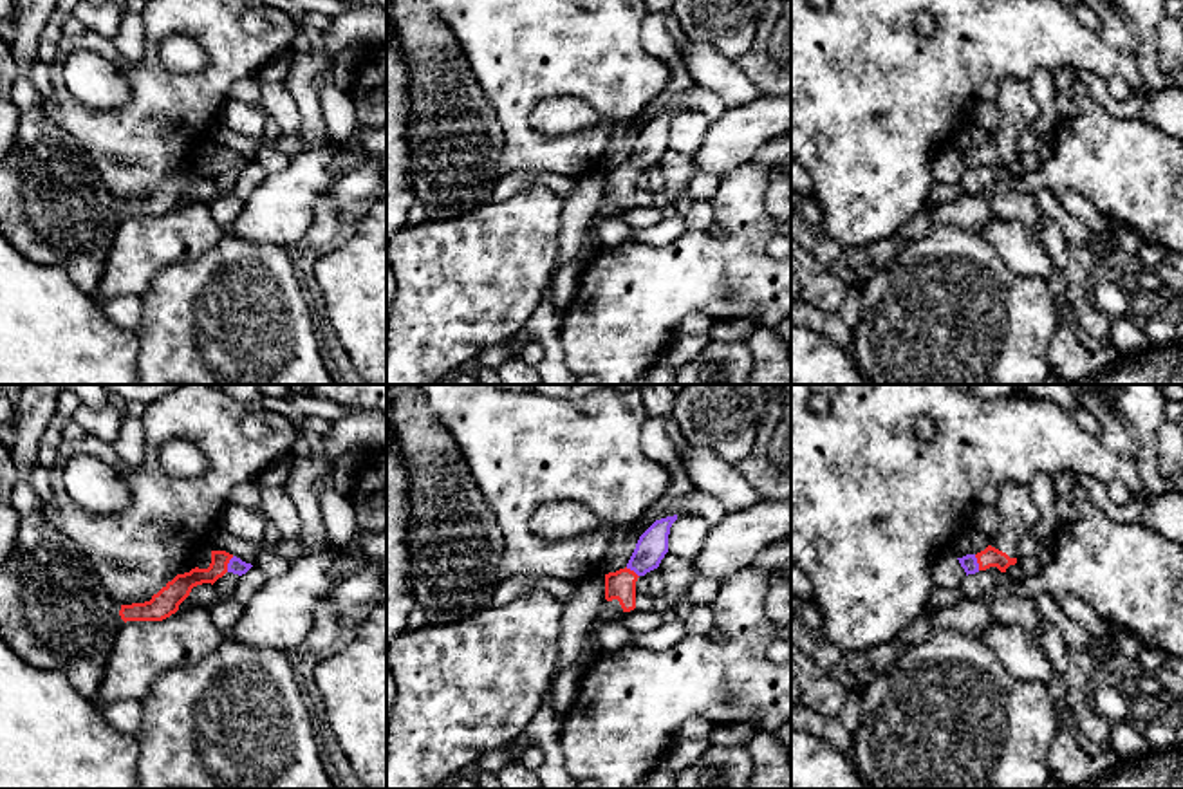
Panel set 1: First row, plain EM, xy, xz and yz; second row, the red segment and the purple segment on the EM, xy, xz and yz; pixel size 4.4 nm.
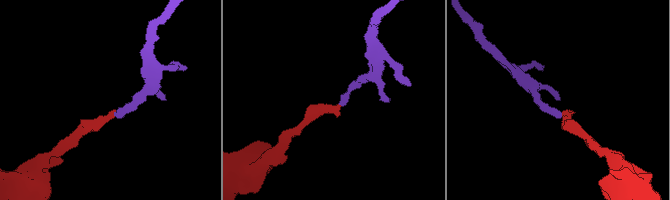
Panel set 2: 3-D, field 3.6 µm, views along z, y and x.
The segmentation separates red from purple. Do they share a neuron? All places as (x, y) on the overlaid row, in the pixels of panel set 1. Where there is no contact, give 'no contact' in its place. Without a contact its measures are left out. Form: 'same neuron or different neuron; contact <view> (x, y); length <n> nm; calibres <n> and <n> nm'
same neuron; contact xy (228, 562); length 80 nm; calibres 100 and 70 nm

